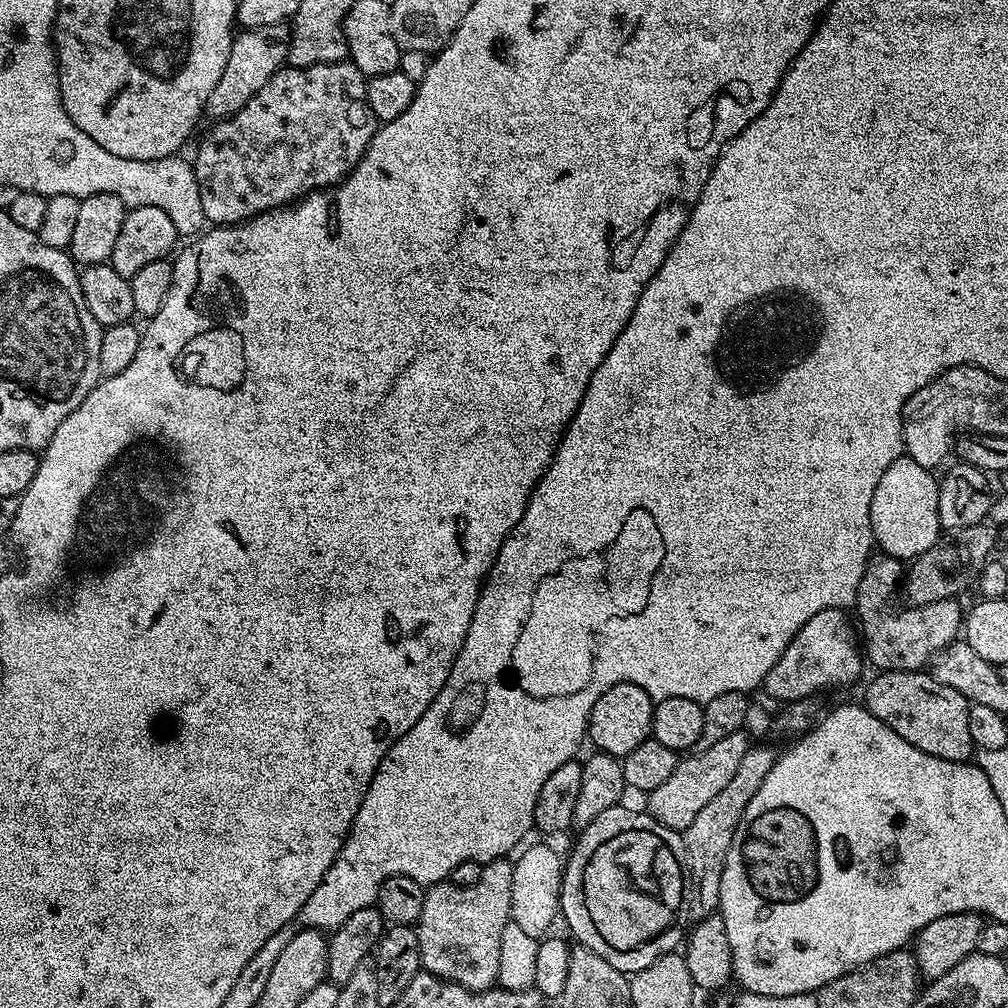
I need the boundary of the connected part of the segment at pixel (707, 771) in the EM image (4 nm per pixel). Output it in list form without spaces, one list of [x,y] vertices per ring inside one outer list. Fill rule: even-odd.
[[[741,730],[729,734],[728,737],[722,738],[722,742],[710,746],[710,750],[693,751],[677,759],[674,774],[670,774],[670,778],[666,778],[662,786],[647,793],[646,811],[648,815],[654,817],[662,826],[681,834],[684,833],[690,826],[690,822],[694,822],[698,810],[702,810],[702,806],[706,806],[706,802],[711,802],[730,783],[730,778],[734,778],[738,765],[742,763],[742,758],[746,758],[750,747],[746,733],[747,731]]]

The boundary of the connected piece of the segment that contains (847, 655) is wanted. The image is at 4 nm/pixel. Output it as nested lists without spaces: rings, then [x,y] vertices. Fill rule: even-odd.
[[[831,608],[822,610],[822,614],[814,614],[814,618],[810,618],[810,622],[806,622],[806,626],[798,630],[798,634],[794,634],[782,658],[778,658],[774,666],[770,666],[770,674],[766,674],[762,685],[763,691],[768,691],[779,702],[787,702],[807,696],[815,697],[820,694],[816,692],[838,683],[839,680],[848,684],[851,680],[858,679],[862,656],[858,651],[857,629],[850,616],[848,621],[848,616],[849,613],[843,608]]]

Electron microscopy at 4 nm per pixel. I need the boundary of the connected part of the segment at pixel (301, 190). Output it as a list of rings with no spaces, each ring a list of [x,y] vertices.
[[[347,58],[309,68],[281,67],[237,112],[213,124],[194,159],[204,218],[212,226],[243,224],[264,212],[291,205],[310,192],[331,189],[356,169],[378,127],[368,105],[366,77]]]

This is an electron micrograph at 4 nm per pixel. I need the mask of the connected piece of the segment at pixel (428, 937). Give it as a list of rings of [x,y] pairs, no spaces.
[[[504,858],[489,863],[473,885],[461,888],[441,882],[425,891],[422,914],[415,925],[423,971],[460,984],[470,992],[487,992],[496,984],[502,930],[512,920],[513,867],[513,861]]]

